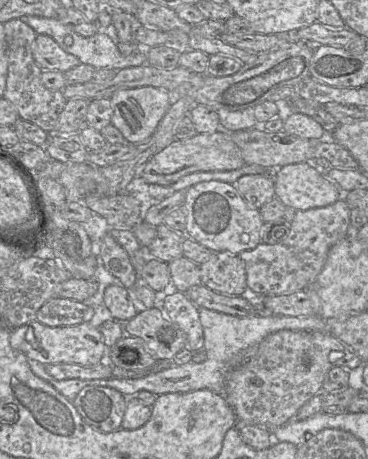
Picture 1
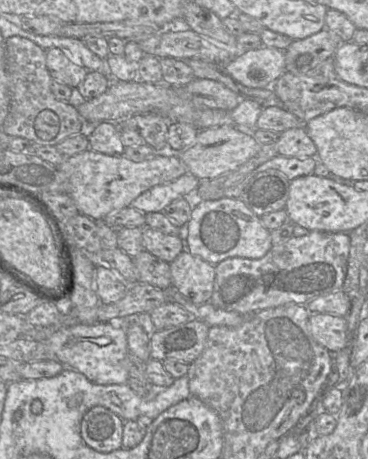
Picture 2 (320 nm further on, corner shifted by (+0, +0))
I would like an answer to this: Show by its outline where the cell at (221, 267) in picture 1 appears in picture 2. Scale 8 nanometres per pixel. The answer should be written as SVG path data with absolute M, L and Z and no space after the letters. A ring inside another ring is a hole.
M186 249L171 263L172 286L195 304L210 302L215 280L215 266Z

